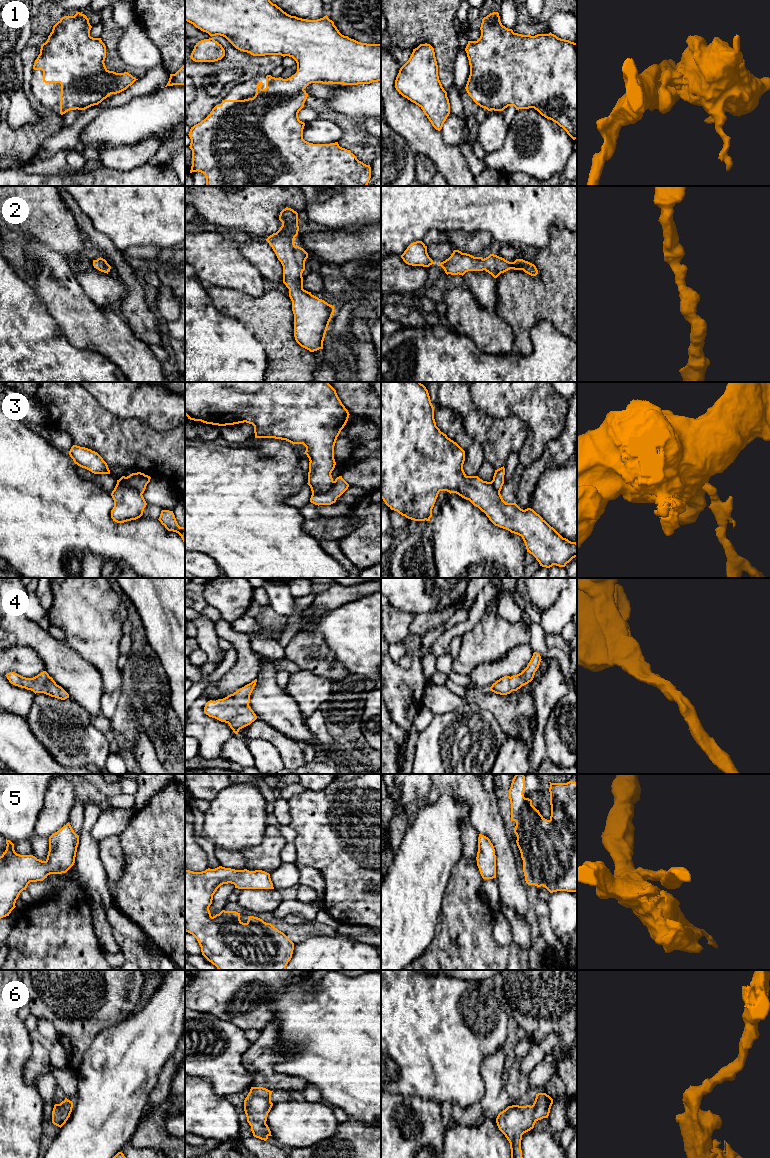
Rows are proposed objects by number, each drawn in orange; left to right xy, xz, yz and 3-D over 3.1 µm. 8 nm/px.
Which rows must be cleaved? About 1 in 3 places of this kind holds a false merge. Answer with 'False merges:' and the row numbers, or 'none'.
False merges: 3

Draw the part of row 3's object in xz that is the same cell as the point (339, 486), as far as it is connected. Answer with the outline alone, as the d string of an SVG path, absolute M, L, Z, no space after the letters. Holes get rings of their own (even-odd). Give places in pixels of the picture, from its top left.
M339 476L335 479L329 492L321 494L312 494L310 502L315 505L331 505L336 502L337 498L340 497L349 487L349 484Z

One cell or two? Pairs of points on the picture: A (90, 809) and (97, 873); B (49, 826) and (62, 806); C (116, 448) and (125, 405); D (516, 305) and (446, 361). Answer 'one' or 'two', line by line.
A: one
B: one
C: two
D: two

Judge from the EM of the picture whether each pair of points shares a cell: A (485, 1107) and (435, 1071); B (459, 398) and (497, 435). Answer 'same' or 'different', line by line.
A: different
B: same

